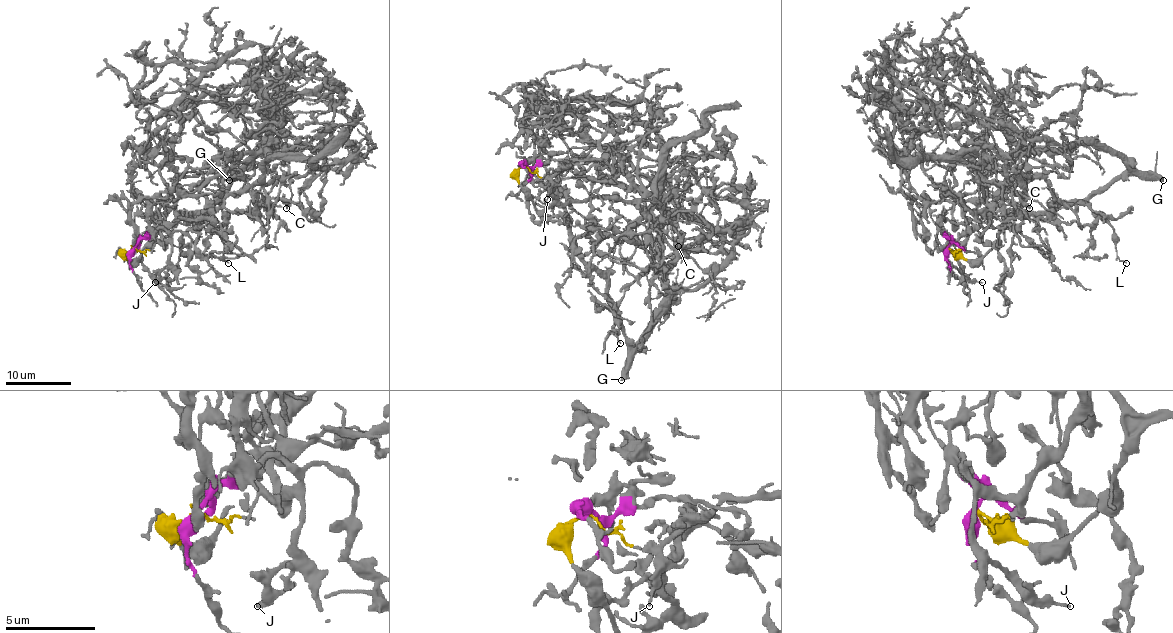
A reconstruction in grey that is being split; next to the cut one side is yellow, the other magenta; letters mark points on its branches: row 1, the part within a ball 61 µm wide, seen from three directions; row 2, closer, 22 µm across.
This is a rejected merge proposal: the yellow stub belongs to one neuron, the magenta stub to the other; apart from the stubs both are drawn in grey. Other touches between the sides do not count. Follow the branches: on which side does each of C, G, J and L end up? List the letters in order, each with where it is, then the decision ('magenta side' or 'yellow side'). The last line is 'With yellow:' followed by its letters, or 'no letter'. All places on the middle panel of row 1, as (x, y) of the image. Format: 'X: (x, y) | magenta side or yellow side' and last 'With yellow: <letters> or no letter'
C: (678, 246) | magenta side
G: (621, 380) | yellow side
J: (547, 199) | magenta side
L: (620, 343) | yellow side
With yellow: G, L

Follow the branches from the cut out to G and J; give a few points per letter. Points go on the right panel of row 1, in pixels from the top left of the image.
G: (948, 248), (979, 260), (1012, 215), (1055, 212), (1063, 204), (1085, 202), (1129, 176), (1162, 181)
J: (948, 248), (950, 240), (943, 228), (948, 260), (961, 273), (983, 283)

